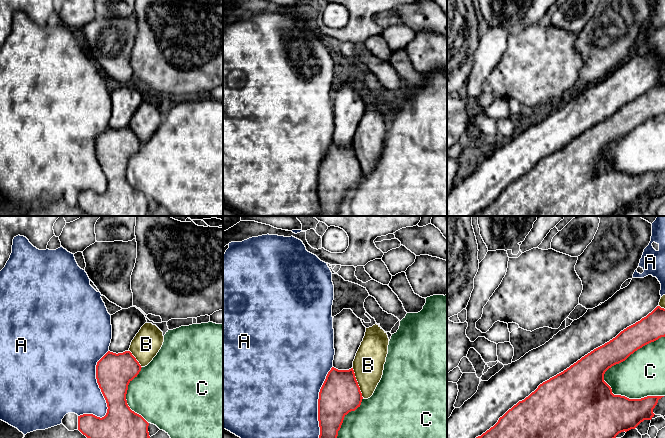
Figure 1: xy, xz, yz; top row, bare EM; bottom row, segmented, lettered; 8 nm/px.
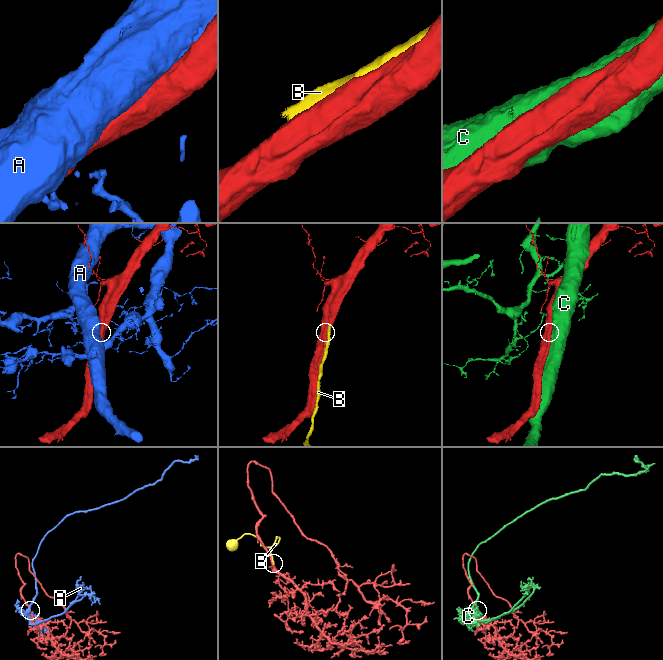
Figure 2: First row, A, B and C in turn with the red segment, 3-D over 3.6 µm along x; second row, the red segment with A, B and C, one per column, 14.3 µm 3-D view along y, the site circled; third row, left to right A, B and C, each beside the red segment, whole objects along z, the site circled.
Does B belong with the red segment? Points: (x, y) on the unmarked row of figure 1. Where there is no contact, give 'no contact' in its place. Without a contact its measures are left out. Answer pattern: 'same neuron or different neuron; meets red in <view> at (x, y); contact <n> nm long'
different neuron; meets red in xz at (357, 158); contact 260 nm long

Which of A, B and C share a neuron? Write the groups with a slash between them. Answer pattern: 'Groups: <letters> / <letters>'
Groups: A / B C

